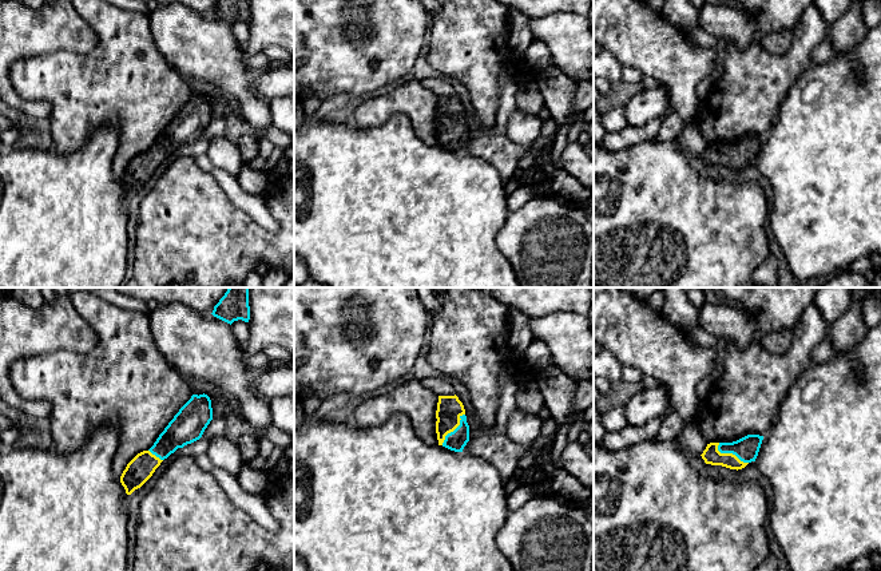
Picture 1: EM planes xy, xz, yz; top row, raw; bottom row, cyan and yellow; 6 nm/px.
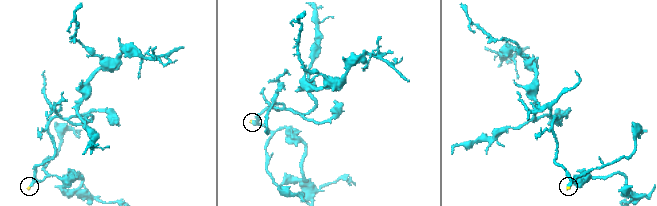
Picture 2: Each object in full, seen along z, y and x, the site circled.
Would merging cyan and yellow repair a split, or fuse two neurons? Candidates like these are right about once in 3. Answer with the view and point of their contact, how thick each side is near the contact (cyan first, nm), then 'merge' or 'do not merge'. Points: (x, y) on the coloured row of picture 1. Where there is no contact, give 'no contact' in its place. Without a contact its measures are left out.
contact yz (730, 452); calibres 150 and 100 nm; merge

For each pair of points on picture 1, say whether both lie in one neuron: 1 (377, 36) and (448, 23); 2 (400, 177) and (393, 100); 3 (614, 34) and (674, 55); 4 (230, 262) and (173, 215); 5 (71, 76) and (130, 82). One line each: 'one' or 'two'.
1: two
2: two
3: one
4: one
5: one

